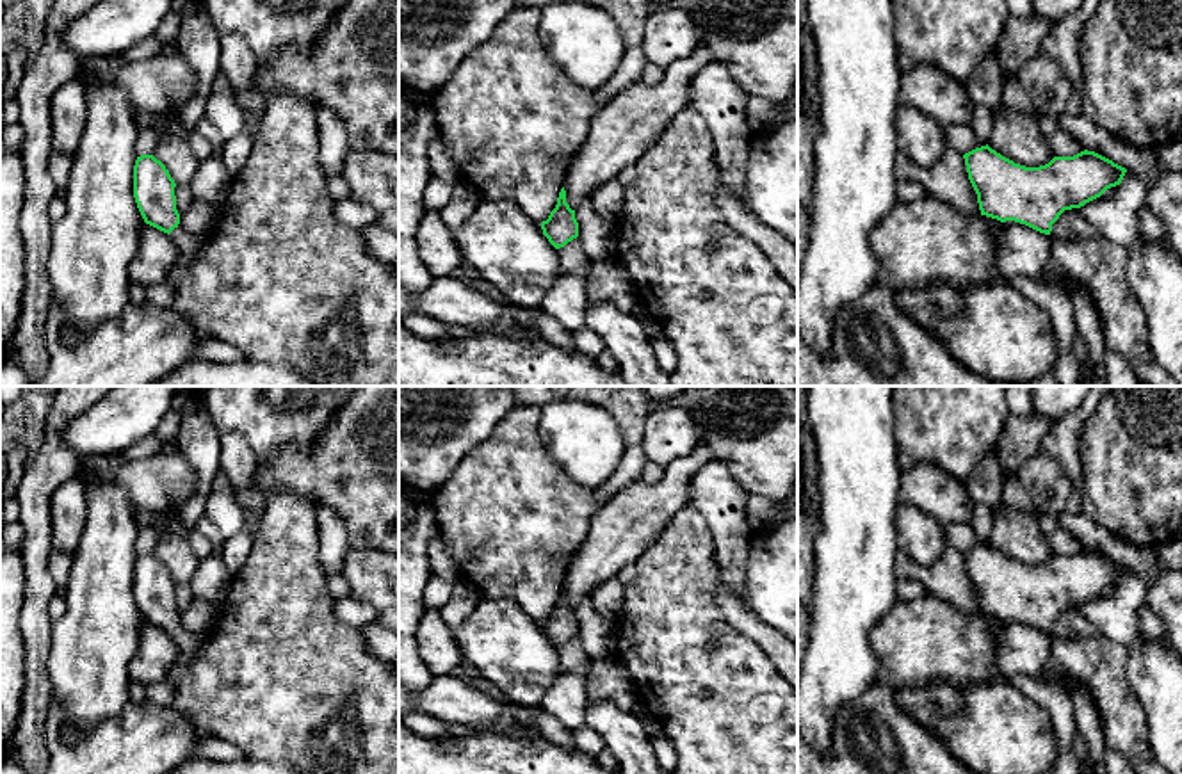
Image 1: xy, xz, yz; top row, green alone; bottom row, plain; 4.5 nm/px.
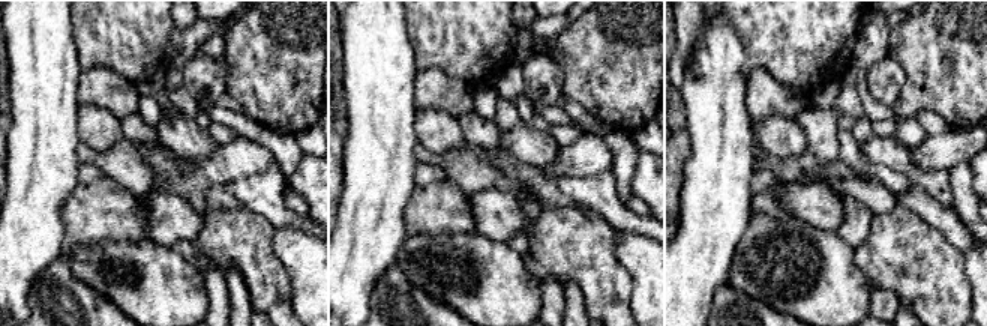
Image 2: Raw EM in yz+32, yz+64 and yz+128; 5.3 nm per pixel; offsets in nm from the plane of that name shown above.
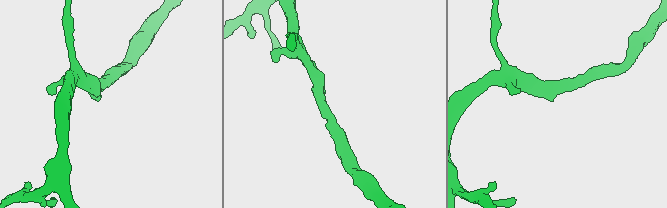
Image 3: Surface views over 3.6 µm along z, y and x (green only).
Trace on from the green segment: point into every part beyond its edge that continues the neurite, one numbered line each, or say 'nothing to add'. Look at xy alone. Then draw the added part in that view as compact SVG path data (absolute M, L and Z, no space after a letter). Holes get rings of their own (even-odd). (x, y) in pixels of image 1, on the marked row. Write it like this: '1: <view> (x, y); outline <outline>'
1: xy (187, 244); outline M180 224L169 233L169 237L173 238L173 242L176 244L180 256L190 263L198 258L199 249L203 246L201 237L194 237L189 231L185 231Z

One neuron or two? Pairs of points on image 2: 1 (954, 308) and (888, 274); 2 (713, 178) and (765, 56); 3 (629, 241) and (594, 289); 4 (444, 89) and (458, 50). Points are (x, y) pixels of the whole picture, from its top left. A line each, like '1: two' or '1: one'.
1: one
2: two
3: two
4: two

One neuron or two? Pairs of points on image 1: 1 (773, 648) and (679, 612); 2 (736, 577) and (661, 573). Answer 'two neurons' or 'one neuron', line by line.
1: two neurons
2: two neurons

